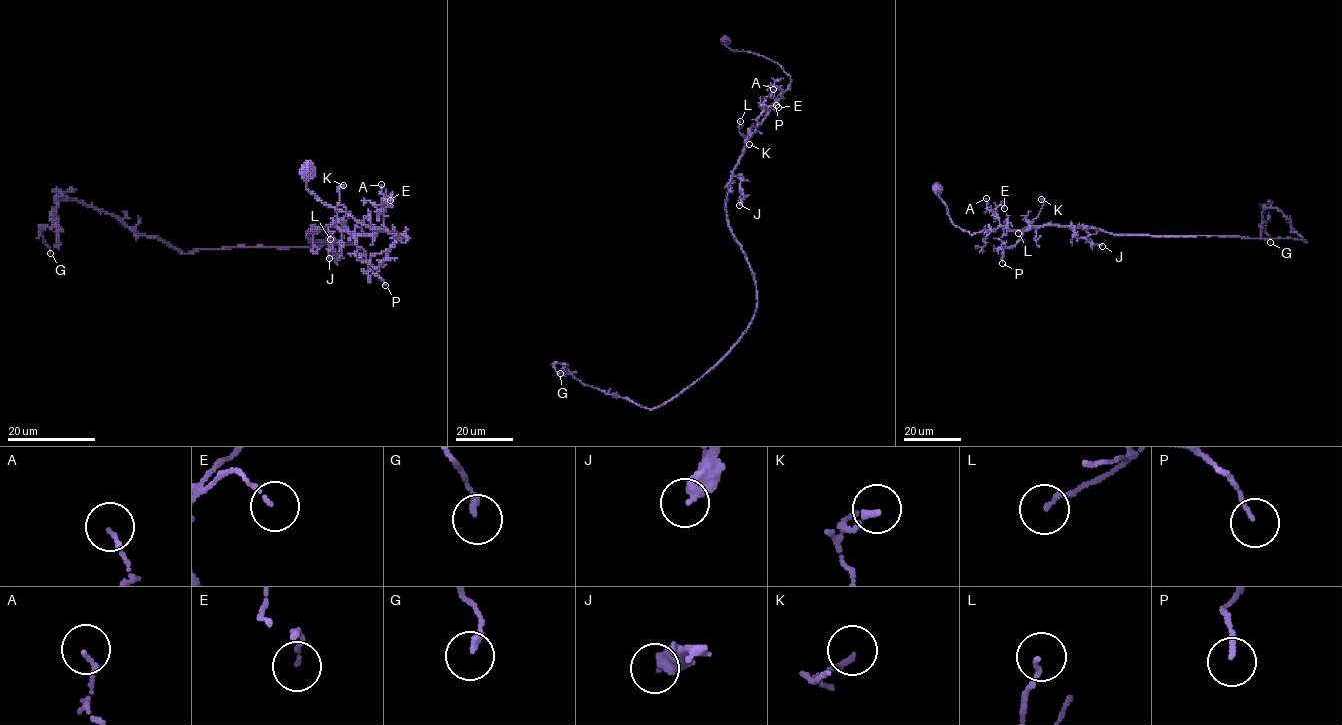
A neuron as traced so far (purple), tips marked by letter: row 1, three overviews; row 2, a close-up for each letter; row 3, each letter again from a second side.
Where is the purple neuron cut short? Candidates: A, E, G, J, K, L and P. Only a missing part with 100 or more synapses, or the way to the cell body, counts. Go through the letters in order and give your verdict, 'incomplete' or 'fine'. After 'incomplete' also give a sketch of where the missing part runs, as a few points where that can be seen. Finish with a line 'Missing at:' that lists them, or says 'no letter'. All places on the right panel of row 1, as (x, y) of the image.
A: fine
E: fine
G: fine
J: fine
K: fine
L: fine
P: fine
Missing at: no letter

